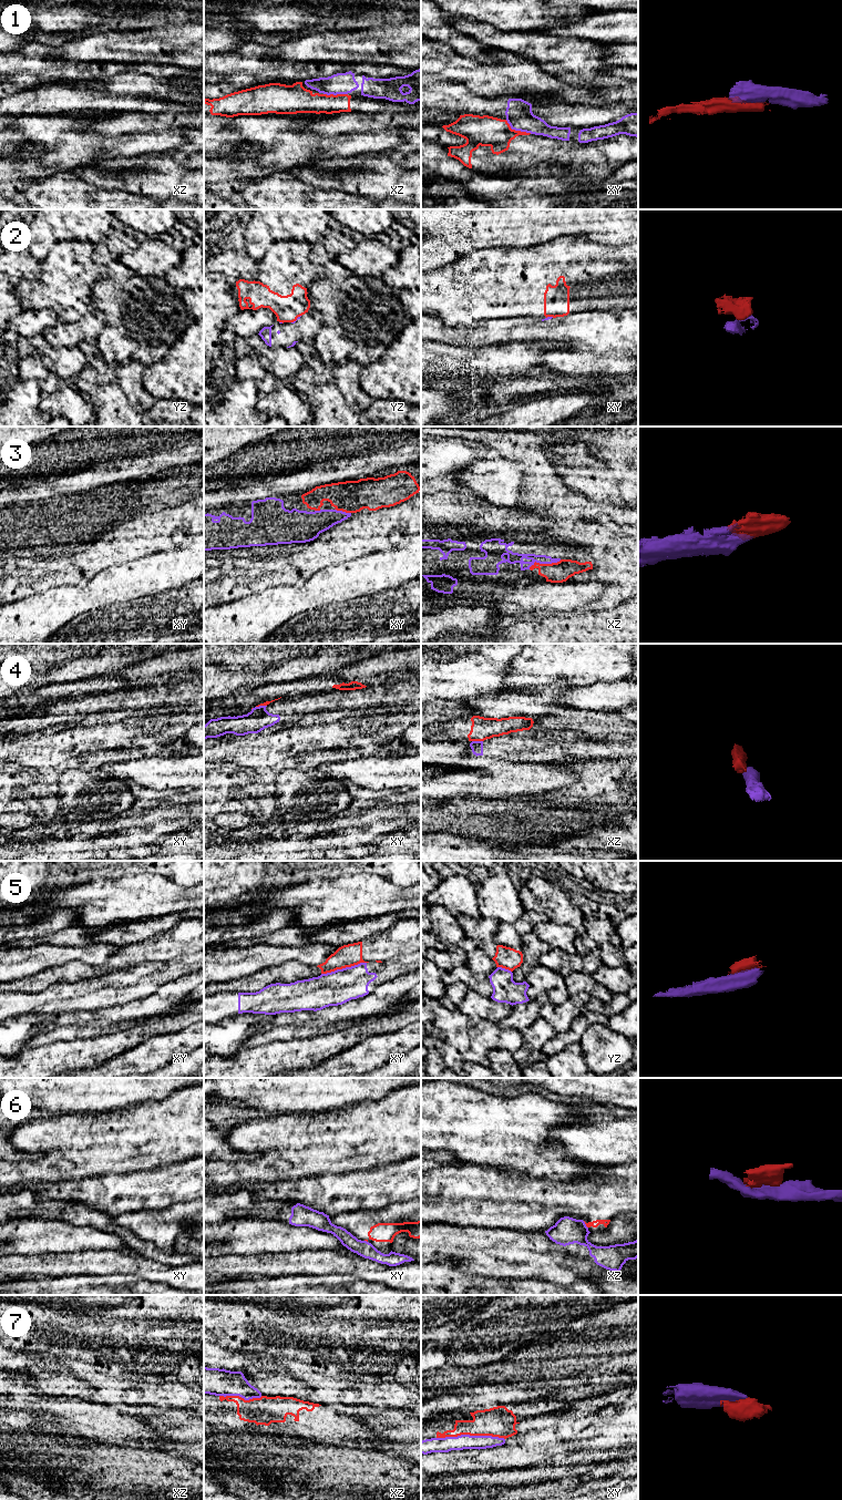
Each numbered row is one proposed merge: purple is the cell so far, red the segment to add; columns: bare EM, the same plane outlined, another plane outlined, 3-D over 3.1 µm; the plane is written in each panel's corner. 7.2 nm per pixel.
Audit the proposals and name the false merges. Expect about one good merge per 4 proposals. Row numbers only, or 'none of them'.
1, 2, 4, 5, 6

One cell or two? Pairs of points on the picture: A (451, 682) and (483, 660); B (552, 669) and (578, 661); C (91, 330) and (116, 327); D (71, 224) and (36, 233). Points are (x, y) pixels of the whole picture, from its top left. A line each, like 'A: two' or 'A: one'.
A: one
B: one
C: two
D: one

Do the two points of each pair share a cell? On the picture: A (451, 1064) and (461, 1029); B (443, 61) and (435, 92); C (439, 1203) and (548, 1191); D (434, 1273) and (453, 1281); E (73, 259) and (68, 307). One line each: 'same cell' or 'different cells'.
A: same cell
B: different cells
C: same cell
D: same cell
E: same cell

